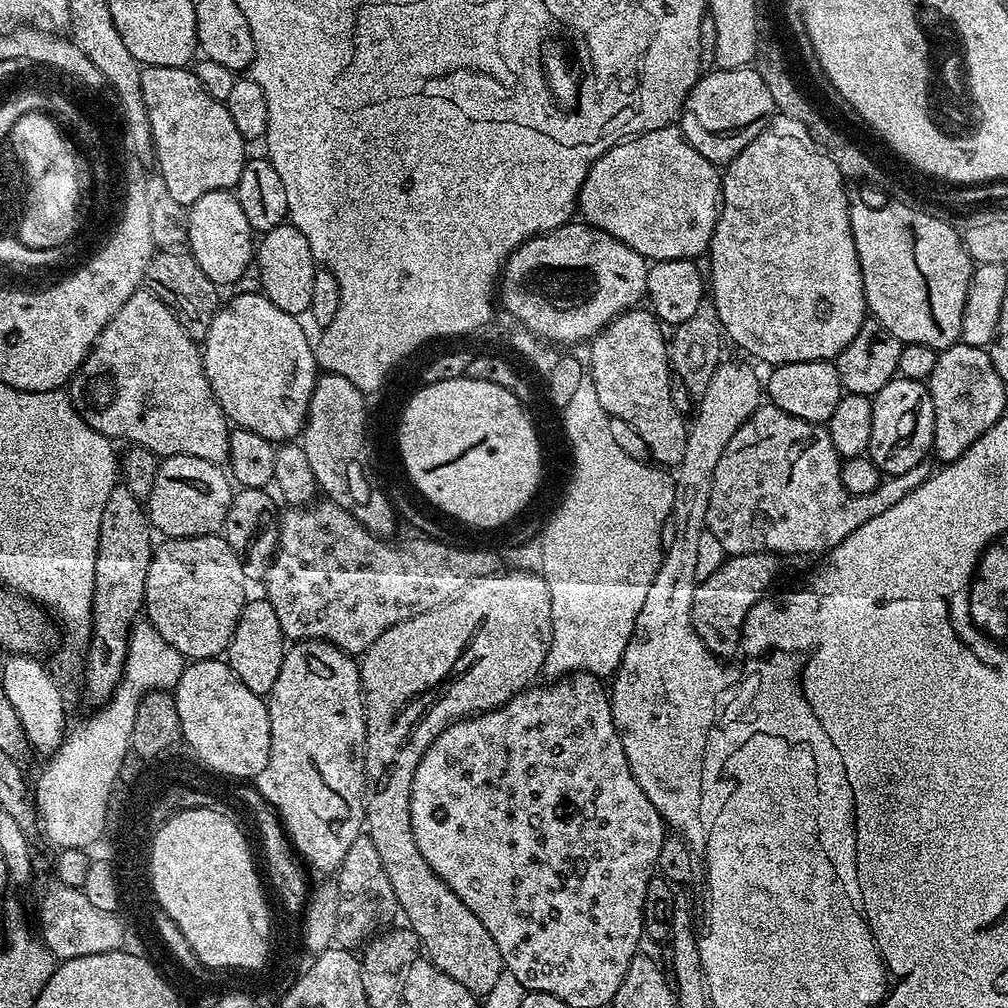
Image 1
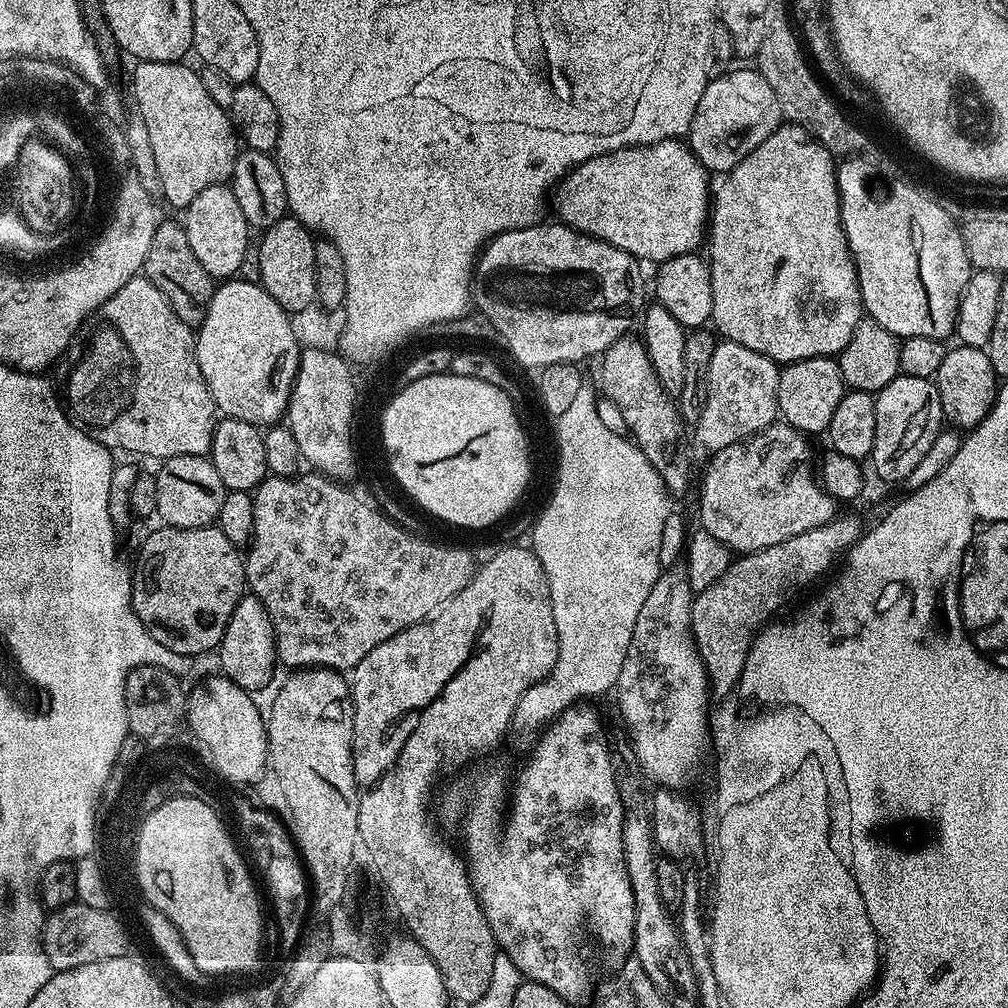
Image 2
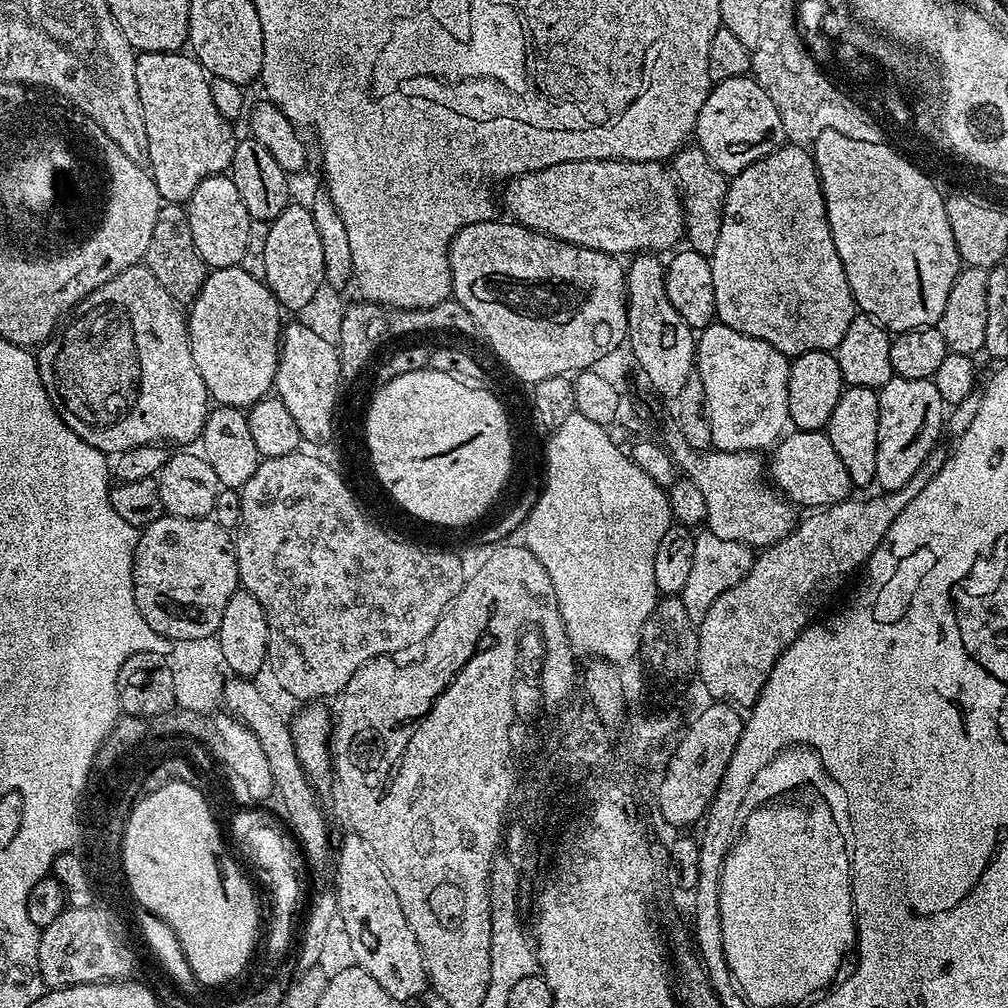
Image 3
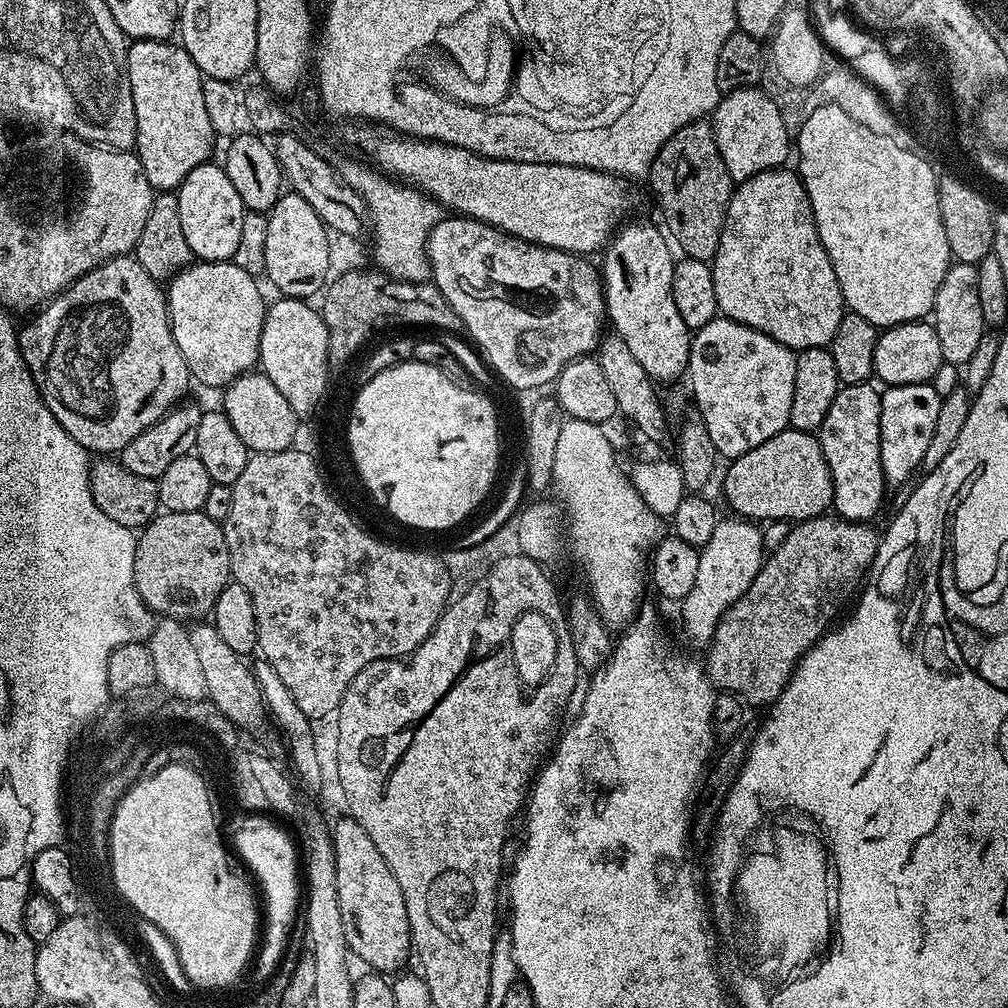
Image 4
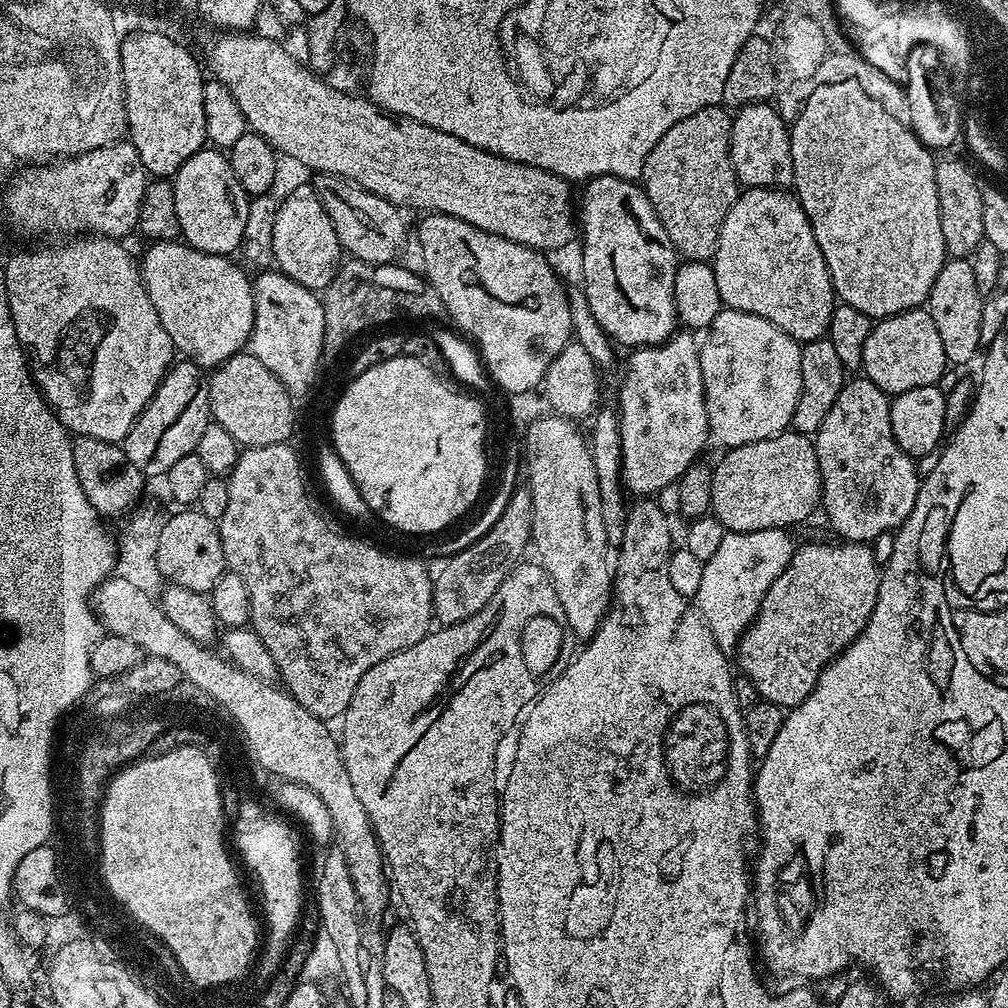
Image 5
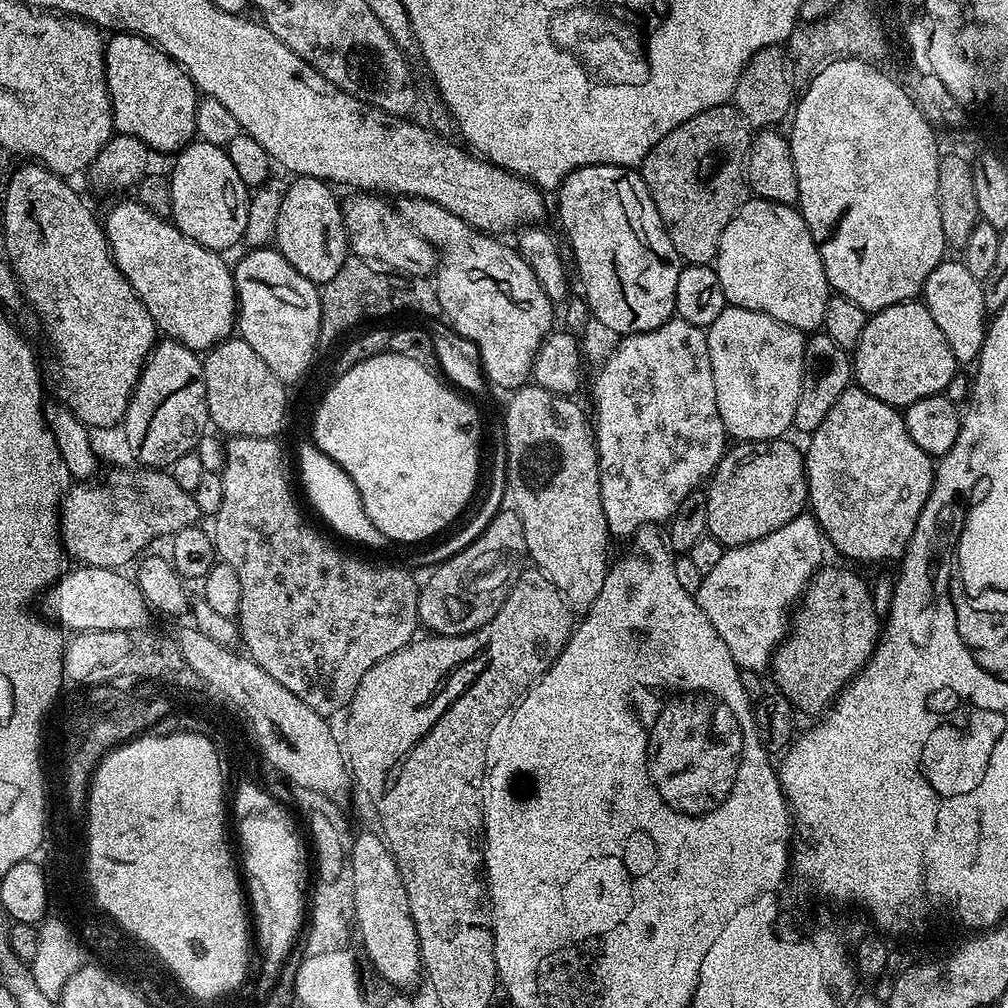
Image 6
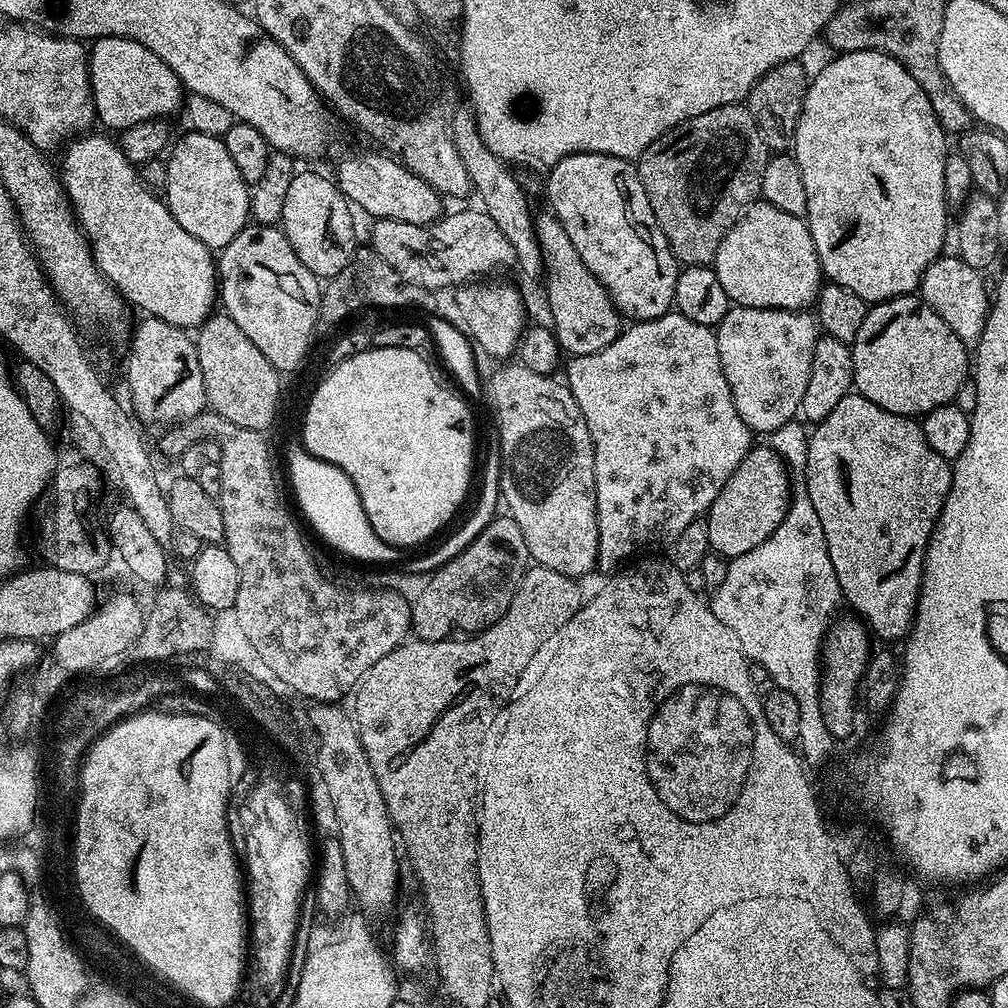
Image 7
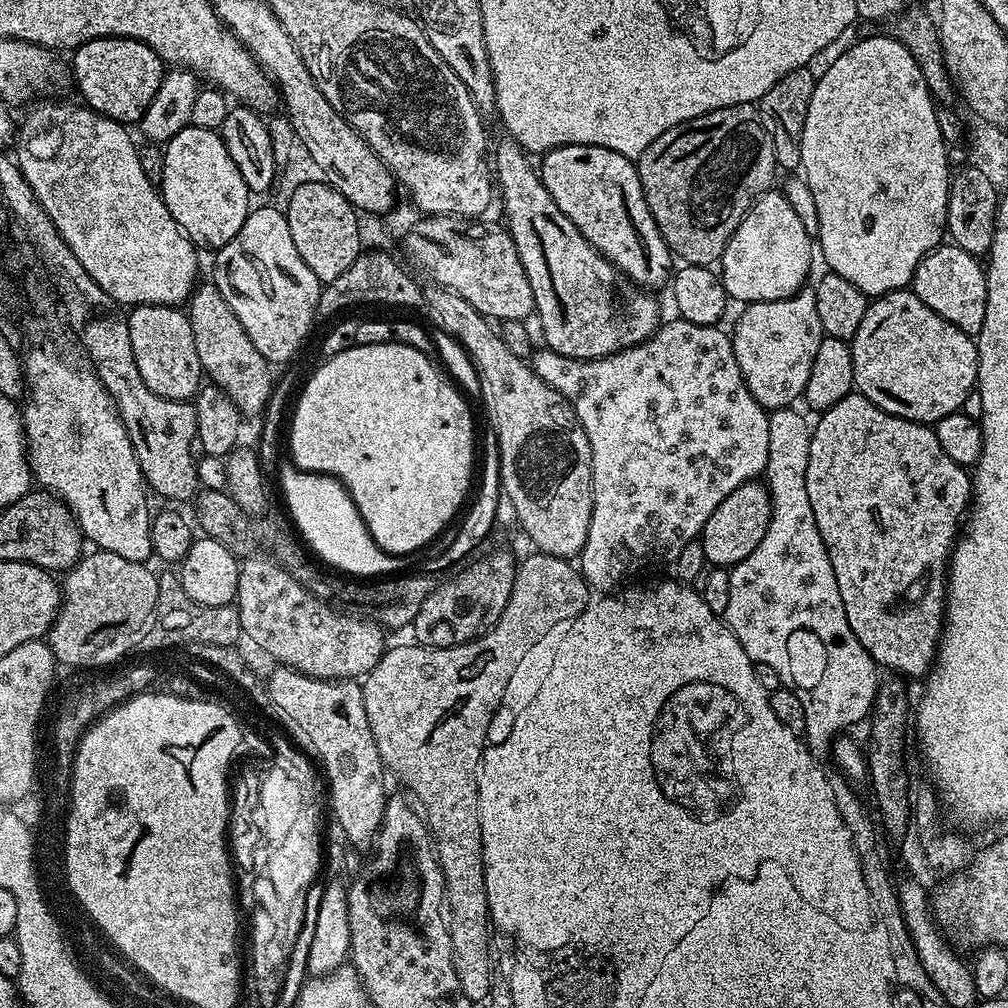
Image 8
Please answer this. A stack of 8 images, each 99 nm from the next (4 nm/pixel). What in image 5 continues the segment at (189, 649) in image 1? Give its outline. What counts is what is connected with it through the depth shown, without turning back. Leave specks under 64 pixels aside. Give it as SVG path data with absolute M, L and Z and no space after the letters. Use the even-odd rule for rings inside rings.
M198 510L176 511L171 513L159 535L157 568L168 584L184 586L194 592L211 593L212 587L226 570L217 521L206 518L206 514Z

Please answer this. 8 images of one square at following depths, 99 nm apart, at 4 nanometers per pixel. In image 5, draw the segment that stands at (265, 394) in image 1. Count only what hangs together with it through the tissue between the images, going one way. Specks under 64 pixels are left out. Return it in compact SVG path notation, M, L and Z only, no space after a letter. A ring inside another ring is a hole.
M162 240L149 243L147 247L144 260L142 256L144 285L150 294L150 302L154 302L154 310L158 310L158 318L162 318L162 326L166 326L166 334L170 334L173 349L181 357L197 364L199 368L219 368L225 360L235 356L252 339L254 284L250 276L248 280L249 273L239 263L236 265L235 259L199 252L198 249L191 248L187 242Z

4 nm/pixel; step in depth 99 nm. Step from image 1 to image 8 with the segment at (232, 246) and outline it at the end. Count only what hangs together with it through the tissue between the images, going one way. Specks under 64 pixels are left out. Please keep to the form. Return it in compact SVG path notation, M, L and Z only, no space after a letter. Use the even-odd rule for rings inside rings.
M193 126L183 128L166 141L162 151L164 169L158 187L180 231L201 249L218 250L226 246L226 242L242 230L242 222L246 222L250 193L219 131Z

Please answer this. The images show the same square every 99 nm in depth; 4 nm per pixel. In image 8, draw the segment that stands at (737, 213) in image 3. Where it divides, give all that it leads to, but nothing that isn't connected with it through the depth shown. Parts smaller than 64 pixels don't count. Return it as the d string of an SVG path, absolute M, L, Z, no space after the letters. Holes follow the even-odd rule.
M769 190L757 198L738 230L734 230L719 258L718 275L733 301L757 304L760 300L790 298L805 287L804 279L812 268L812 252L814 256L813 237L794 214L794 206L790 206L783 191Z

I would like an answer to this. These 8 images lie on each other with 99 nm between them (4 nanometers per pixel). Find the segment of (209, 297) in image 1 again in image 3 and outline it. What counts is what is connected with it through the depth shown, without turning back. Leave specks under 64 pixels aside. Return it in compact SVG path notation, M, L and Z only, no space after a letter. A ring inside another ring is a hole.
M161 203L158 222L154 222L154 231L150 233L146 263L154 278L158 278L162 290L166 290L166 294L170 294L177 304L191 305L200 293L210 269L194 246L194 234L190 234L190 222L184 204Z

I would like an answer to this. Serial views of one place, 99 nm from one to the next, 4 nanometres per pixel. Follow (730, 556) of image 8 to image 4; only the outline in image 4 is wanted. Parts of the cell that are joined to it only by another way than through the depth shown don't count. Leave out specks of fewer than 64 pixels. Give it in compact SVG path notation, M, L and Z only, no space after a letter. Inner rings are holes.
M791 426L783 432L774 434L774 438L766 438L762 446L754 446L746 454L735 457L731 461L728 473L724 476L724 500L733 508L737 517L753 522L760 520L813 520L815 516L825 515L832 508L832 475L830 466L822 454L819 439L813 433L800 432Z

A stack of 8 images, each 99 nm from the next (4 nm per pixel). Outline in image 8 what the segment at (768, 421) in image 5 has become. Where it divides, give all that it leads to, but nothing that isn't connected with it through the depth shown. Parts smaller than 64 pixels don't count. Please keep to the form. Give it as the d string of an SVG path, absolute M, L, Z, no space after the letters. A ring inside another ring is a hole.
M805 286L796 295L781 300L760 300L757 304L748 304L745 312L736 320L736 329L731 329L734 358L742 370L742 378L752 397L766 410L787 408L795 405L803 397L806 382L810 382L810 369L814 367L814 358L818 355L818 346L824 341L822 321L818 318L818 302L815 291Z

